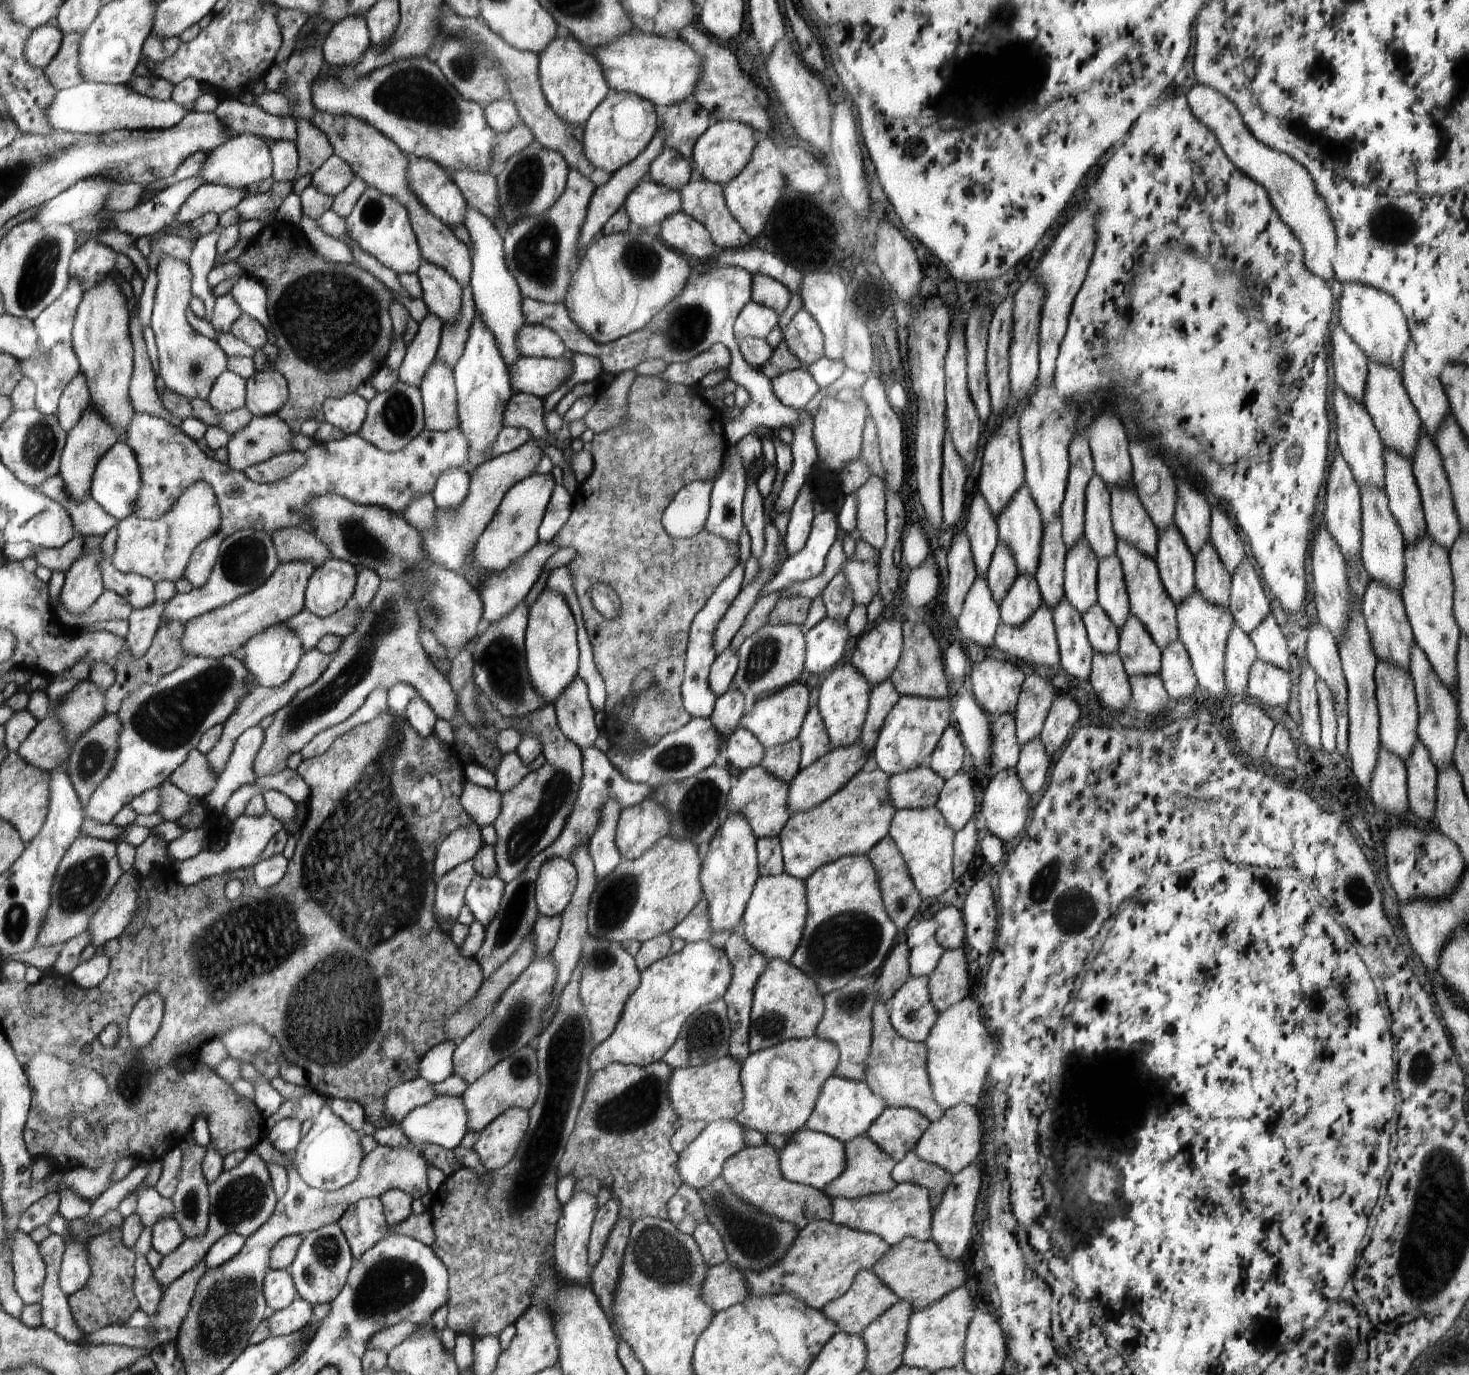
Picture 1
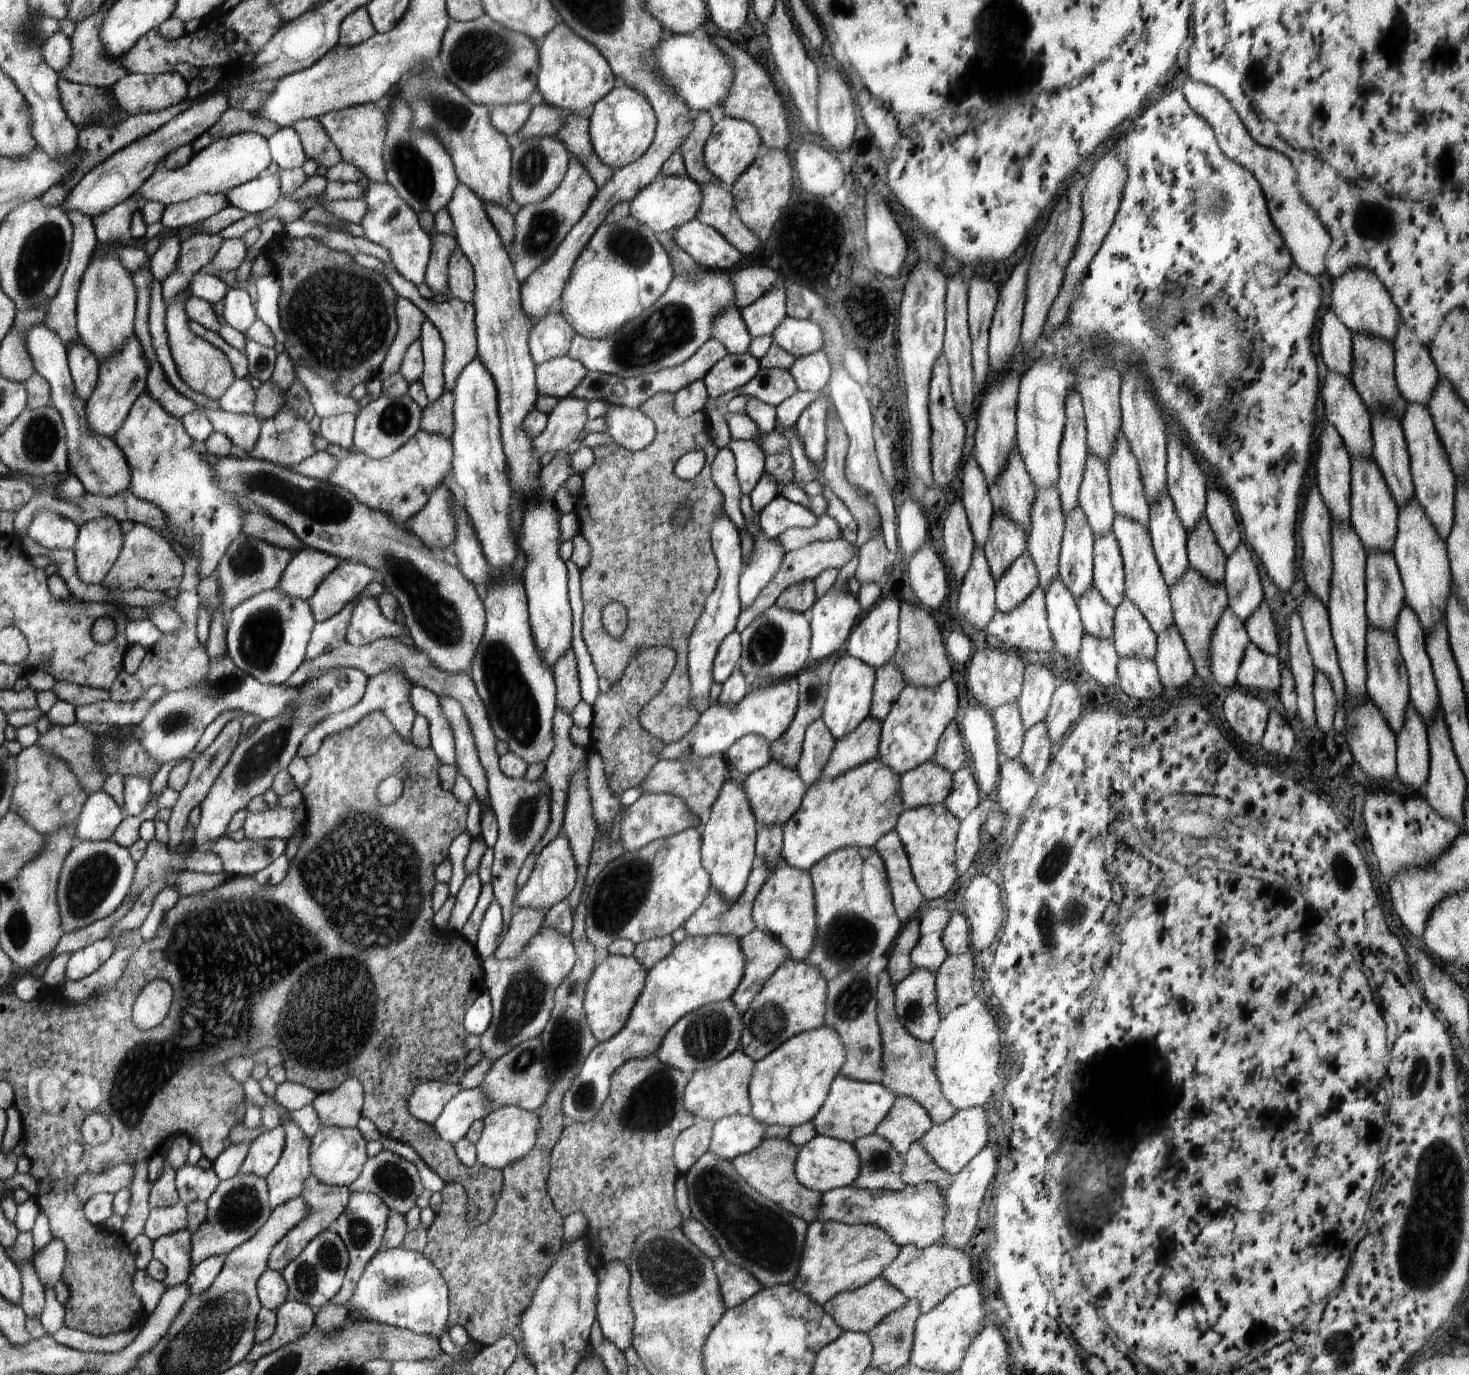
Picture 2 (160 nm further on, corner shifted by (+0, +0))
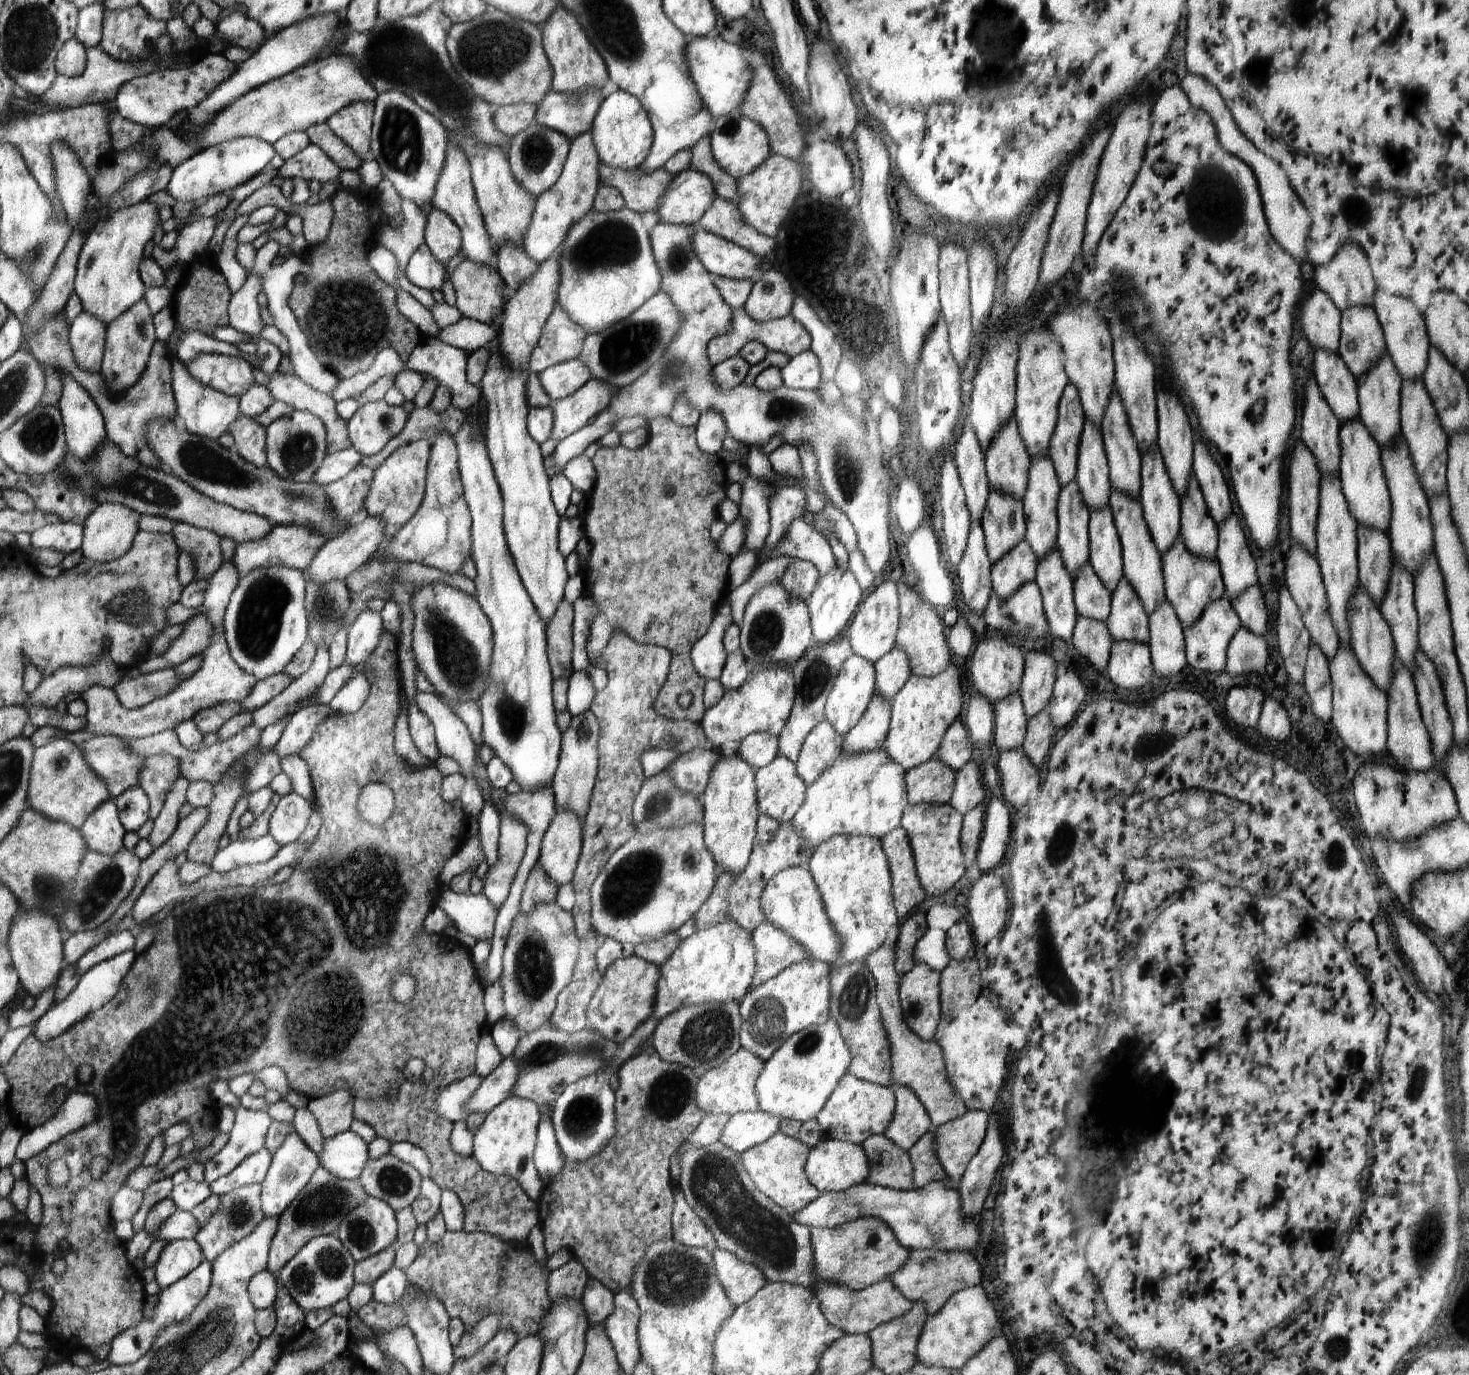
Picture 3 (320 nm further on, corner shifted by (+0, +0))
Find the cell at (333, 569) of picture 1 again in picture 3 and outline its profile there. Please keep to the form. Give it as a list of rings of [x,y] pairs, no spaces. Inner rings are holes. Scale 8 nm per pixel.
[[[440,434],[433,443],[433,455],[430,457],[428,485],[425,487],[425,498],[416,516],[392,536],[384,538],[382,545],[370,562],[419,563],[438,568],[442,573],[462,573],[464,562],[470,558],[470,512],[464,506],[465,490],[462,490],[461,474],[458,470],[458,454],[455,440],[450,434]]]

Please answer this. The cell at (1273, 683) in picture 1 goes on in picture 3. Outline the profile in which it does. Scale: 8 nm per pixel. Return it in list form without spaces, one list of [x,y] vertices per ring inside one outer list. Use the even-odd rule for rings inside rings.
[[[1244,625],[1234,632],[1226,648],[1225,670],[1230,676],[1240,676],[1248,672],[1266,672],[1269,660],[1267,642],[1260,635],[1255,635]]]

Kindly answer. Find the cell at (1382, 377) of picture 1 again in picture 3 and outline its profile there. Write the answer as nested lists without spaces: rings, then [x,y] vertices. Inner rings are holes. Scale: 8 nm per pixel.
[[[1368,305],[1341,312],[1337,352],[1358,380],[1384,353],[1385,338],[1376,311]]]

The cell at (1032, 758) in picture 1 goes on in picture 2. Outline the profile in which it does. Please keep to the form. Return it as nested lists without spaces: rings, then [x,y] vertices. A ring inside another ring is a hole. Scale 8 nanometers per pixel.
[[[1044,721],[1037,722],[1025,731],[1018,760],[1039,781],[1042,780],[1045,770],[1051,763],[1051,746],[1051,738],[1048,736],[1047,726]]]

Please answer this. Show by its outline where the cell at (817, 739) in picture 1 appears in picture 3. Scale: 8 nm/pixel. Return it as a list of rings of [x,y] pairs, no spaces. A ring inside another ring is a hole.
[[[827,721],[808,735],[796,763],[797,774],[807,785],[813,785],[841,757],[843,741]]]

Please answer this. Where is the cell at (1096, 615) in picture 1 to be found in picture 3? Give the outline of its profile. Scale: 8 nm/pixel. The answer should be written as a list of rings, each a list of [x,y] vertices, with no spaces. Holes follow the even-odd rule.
[[[1086,562],[1076,572],[1074,586],[1074,603],[1078,615],[1098,622],[1106,622],[1110,616],[1111,594],[1102,585],[1100,578],[1094,574],[1092,566]]]

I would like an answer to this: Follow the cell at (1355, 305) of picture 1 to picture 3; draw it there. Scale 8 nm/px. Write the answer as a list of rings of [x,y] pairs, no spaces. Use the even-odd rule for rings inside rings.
[[[1346,241],[1340,246],[1330,262],[1314,266],[1314,280],[1317,287],[1332,299],[1340,312],[1351,306],[1373,306],[1373,296],[1377,287],[1373,272],[1366,253],[1352,241]]]

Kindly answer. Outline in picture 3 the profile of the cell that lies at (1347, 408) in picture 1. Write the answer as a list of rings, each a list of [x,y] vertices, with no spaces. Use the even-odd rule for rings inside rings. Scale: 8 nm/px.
[[[1315,349],[1312,364],[1313,377],[1341,424],[1358,418],[1357,382],[1339,353]]]

